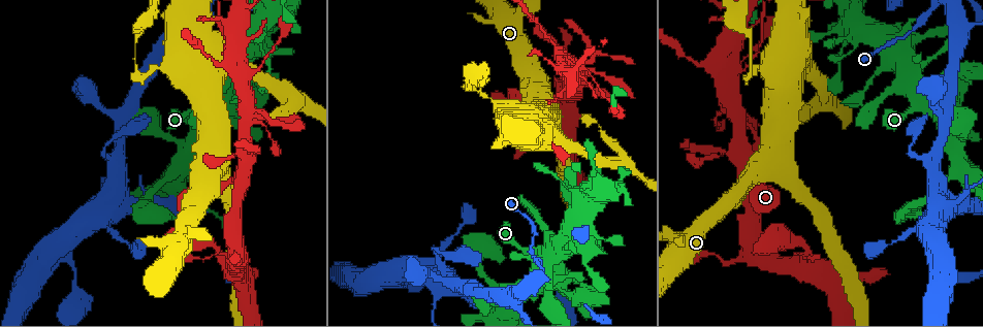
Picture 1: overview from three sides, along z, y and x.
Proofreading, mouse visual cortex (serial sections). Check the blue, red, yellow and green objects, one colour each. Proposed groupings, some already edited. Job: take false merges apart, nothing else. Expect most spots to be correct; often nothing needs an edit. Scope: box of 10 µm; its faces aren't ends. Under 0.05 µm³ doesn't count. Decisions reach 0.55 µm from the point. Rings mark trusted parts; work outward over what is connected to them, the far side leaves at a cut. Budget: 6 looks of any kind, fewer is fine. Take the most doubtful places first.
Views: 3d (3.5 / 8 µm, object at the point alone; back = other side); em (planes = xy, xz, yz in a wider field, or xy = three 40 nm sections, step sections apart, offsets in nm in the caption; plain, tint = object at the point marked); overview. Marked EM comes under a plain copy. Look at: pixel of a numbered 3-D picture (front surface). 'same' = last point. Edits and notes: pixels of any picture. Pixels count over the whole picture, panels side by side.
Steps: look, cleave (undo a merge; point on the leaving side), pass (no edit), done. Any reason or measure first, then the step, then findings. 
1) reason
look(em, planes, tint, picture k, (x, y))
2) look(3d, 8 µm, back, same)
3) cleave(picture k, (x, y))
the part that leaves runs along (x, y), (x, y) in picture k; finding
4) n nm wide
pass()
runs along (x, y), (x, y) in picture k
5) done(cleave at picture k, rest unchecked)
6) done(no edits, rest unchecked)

two arms in line, one across
look(3d, 3.5 µm, back, picture 1, (736, 21))

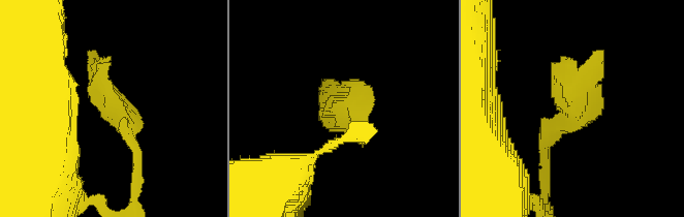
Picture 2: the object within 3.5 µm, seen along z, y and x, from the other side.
3 arms; arms of 100, 150, 200 nm
look(em, xy, step 1, tint, picture 2, (575, 108))

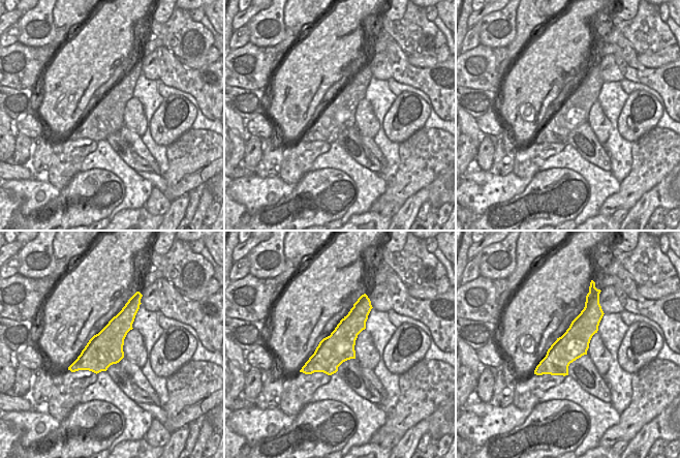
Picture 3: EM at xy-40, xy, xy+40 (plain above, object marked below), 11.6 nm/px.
another direction
look(em, xy, step 5, tint, same)

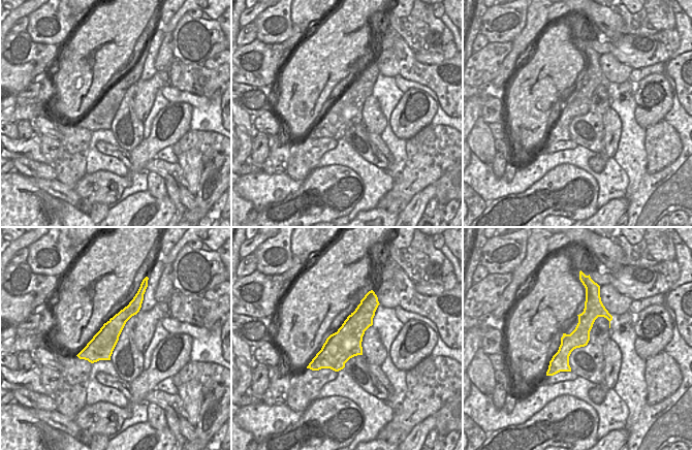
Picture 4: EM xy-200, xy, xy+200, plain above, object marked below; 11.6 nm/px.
pass()
runs along (134, 158), (96, 86), (109, 60) in picture 2; all the same cell

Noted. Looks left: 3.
small branch off a trunk
look(3d, 3.5 µm, picture 1, (723, 72))

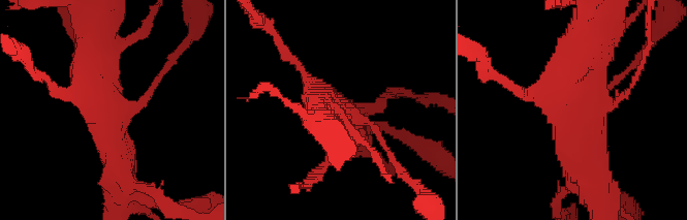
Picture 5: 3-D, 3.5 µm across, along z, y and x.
look(em, xy, step 2, tint, picture 5, (113, 112))

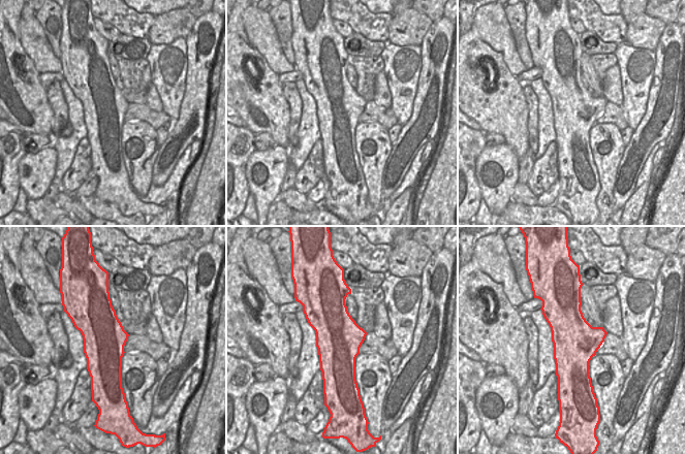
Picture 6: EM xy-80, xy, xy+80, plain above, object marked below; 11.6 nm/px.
pass()
runs along (118, 178), (95, 48) in picture 5; all the same cell

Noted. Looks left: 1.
done(no edits, rest unchecked)

